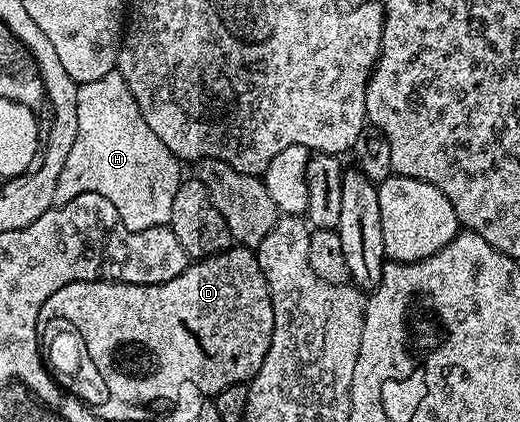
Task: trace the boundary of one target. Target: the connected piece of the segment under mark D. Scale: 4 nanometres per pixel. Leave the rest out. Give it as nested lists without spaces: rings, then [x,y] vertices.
[[[233,244],[219,254],[192,261],[185,268],[185,272],[181,272],[181,276],[177,276],[165,284],[157,284],[156,286],[138,286],[124,282],[74,282],[73,284],[65,284],[65,288],[57,288],[57,292],[53,292],[53,296],[49,296],[49,300],[45,300],[43,314],[51,312],[58,312],[75,322],[75,326],[79,327],[82,333],[82,338],[86,339],[86,347],[89,348],[91,361],[95,367],[98,367],[98,370],[103,370],[103,377],[107,378],[107,385],[110,386],[111,390],[115,390],[115,394],[119,394],[119,398],[131,402],[139,402],[139,398],[155,398],[155,394],[167,394],[167,390],[171,390],[173,382],[180,382],[183,378],[188,378],[189,384],[198,393],[200,390],[201,393],[208,394],[208,396],[217,395],[230,386],[250,383],[265,360],[265,352],[269,352],[269,344],[273,336],[273,304],[269,296],[267,281],[261,272],[258,253],[254,249],[238,244]]]

